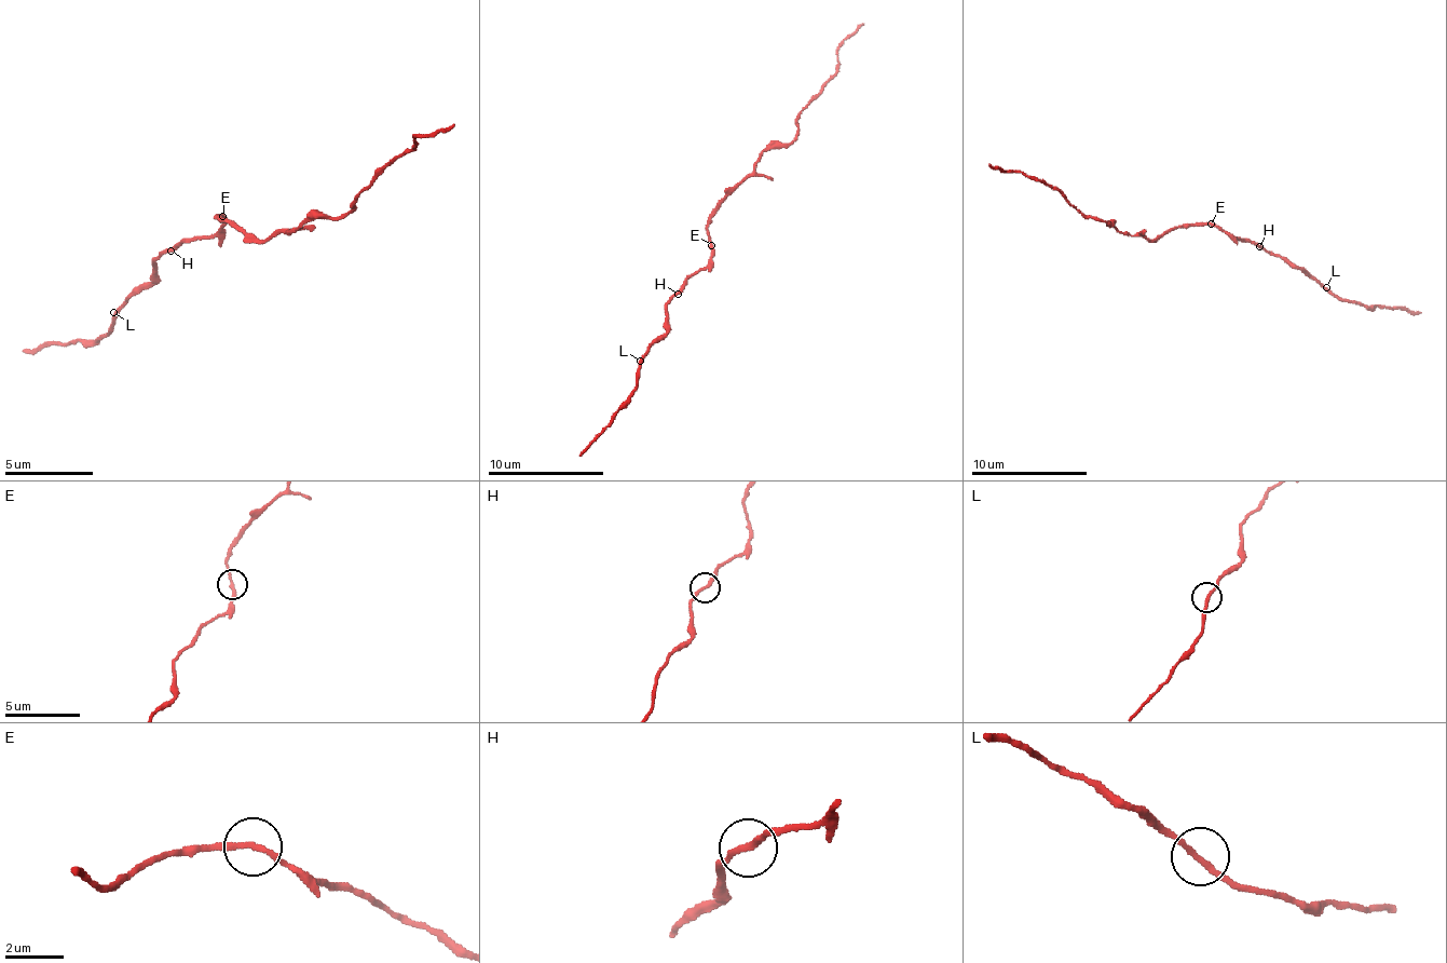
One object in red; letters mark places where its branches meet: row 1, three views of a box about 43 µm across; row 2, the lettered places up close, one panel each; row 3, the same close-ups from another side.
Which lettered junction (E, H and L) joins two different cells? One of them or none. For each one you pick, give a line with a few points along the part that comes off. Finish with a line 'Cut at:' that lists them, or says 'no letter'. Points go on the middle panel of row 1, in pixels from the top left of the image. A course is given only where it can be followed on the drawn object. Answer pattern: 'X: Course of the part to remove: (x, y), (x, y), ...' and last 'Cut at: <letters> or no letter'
Cut at: no letter

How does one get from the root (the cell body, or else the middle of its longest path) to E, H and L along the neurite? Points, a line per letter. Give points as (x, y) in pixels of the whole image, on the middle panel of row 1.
E: (709, 230), (712, 244)
H: (709, 230), (712, 259), (678, 294)
L: (709, 230), (712, 259), (666, 306), (666, 331), (640, 361)

